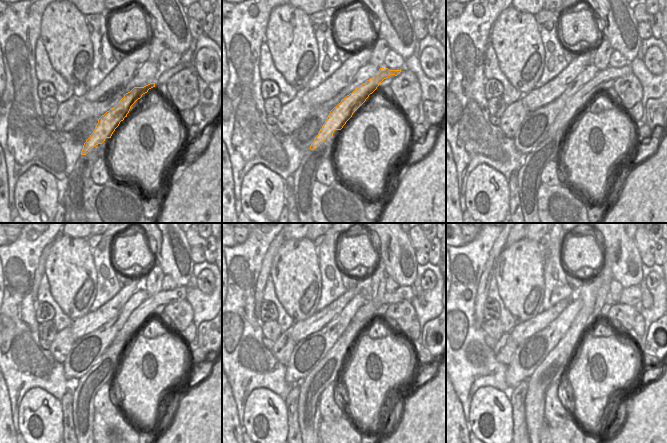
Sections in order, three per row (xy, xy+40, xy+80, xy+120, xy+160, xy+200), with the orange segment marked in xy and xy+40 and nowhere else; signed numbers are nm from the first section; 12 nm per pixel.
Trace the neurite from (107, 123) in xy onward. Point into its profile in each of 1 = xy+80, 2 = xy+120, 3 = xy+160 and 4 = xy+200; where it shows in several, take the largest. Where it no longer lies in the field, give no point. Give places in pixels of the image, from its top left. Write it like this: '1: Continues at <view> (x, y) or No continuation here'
1: Continues at xy+80 (580, 99)
2: Continues at xy+120 (145, 309)
3: Continues at xy+160 (403, 294)
4: Continues at xy+200 (632, 296).

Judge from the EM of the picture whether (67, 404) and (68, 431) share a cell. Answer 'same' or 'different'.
same

